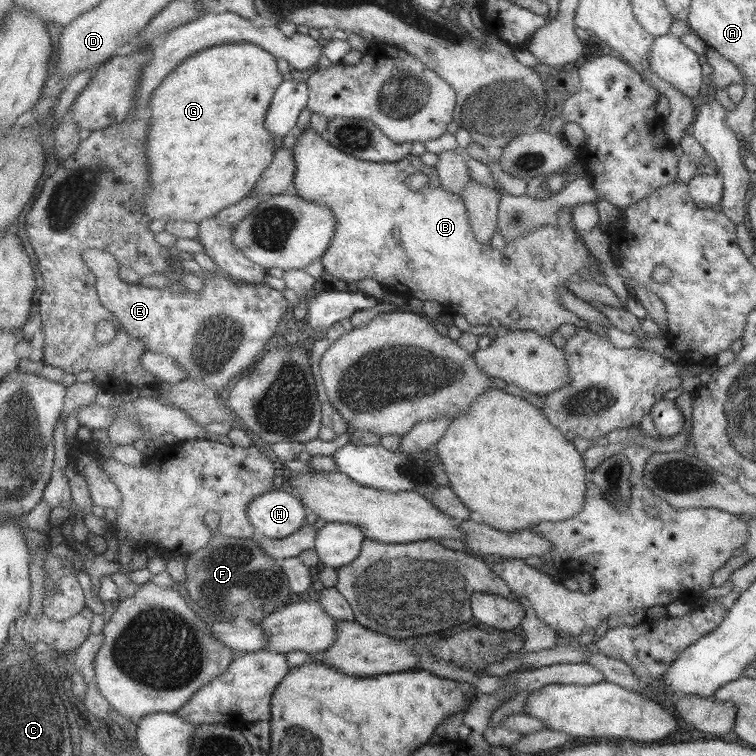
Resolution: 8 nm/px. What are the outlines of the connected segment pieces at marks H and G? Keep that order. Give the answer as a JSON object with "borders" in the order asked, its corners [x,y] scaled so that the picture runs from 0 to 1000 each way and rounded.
{"borders":[[[[356,648],[327,667],[327,687],[353,713],[374,713],[403,693],[401,665],[386,651]]],[[[306,56],[306,58],[287,58],[287,61],[275,62],[265,69],[255,70],[254,74],[242,79],[229,94],[224,95],[213,111],[202,119],[193,139],[194,143],[200,144],[200,156],[194,157],[197,168],[194,185],[192,185],[192,190],[194,190],[192,193],[194,206],[192,208],[194,208],[194,216],[197,216],[198,254],[184,270],[184,280],[189,279],[196,291],[239,291],[265,295],[266,291],[287,283],[290,278],[324,263],[333,254],[345,228],[358,217],[362,205],[362,180],[351,171],[348,161],[361,124],[373,107],[374,103],[366,91],[365,78],[356,69],[332,56]]]]}

